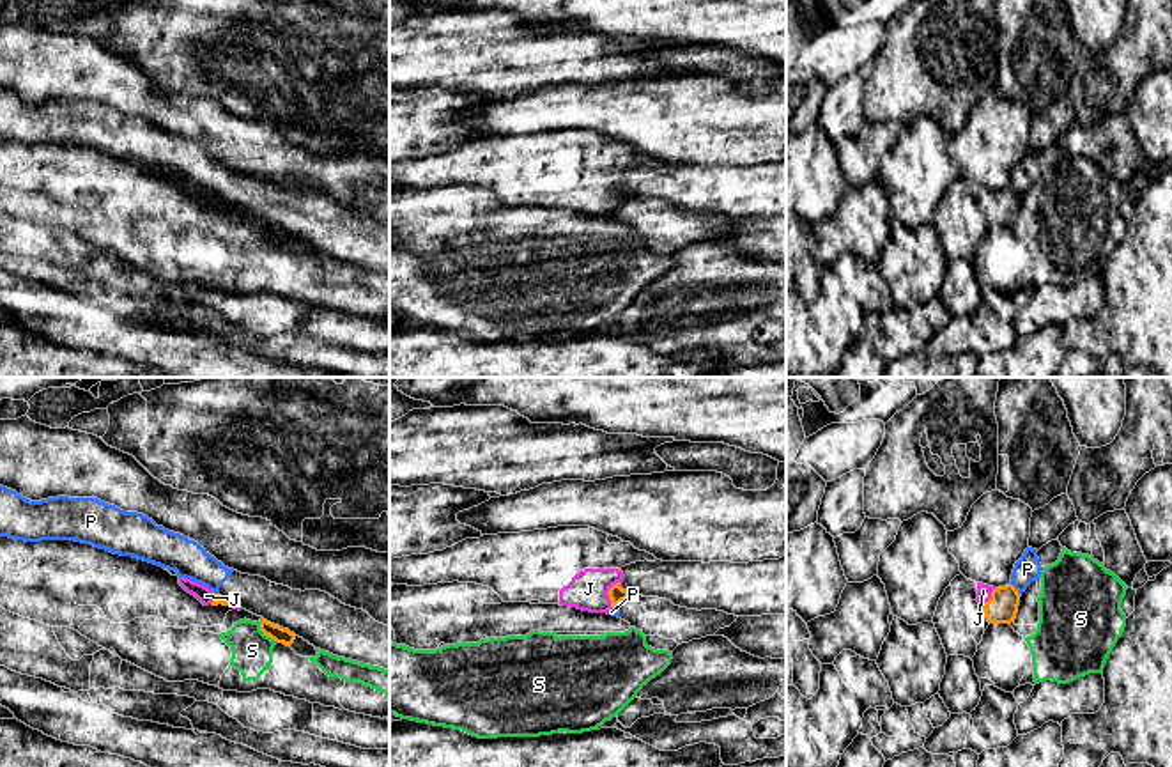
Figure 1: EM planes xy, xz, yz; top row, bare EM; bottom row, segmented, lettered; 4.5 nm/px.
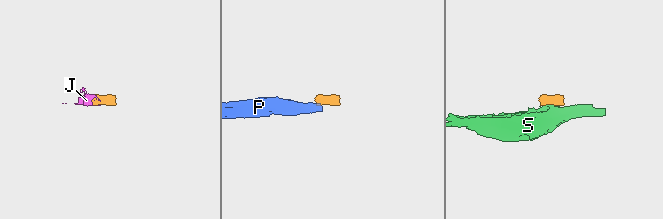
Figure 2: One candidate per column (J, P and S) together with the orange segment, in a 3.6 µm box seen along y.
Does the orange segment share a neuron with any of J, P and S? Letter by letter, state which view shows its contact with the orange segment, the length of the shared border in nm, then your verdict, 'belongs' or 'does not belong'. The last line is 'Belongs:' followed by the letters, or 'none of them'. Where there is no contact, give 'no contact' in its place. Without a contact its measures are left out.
J: meets orange in xz; contact 130 nm long; belongs
P: meets orange in yz; contact 80 nm long; does not belong
S: meets orange in xy; contact 130 nm long; does not belong
Belongs: J

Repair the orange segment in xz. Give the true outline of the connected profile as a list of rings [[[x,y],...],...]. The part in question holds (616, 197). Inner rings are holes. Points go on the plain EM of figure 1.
[[[558,129],[520,136],[483,138],[466,142],[443,154],[411,158],[389,163],[393,188],[423,190],[437,186],[476,186],[492,191],[505,205],[540,204],[590,216],[607,216],[632,200],[621,191],[625,168],[655,165],[646,154],[630,145],[590,129]]]

